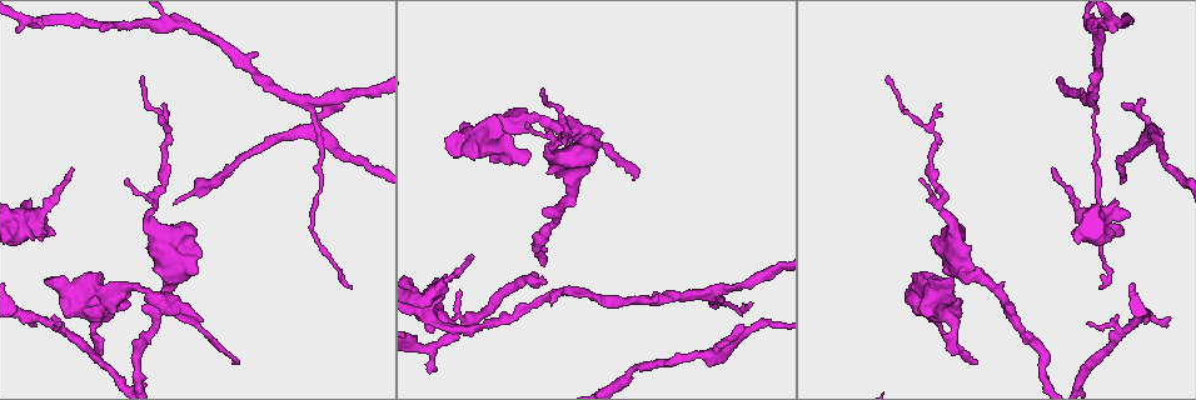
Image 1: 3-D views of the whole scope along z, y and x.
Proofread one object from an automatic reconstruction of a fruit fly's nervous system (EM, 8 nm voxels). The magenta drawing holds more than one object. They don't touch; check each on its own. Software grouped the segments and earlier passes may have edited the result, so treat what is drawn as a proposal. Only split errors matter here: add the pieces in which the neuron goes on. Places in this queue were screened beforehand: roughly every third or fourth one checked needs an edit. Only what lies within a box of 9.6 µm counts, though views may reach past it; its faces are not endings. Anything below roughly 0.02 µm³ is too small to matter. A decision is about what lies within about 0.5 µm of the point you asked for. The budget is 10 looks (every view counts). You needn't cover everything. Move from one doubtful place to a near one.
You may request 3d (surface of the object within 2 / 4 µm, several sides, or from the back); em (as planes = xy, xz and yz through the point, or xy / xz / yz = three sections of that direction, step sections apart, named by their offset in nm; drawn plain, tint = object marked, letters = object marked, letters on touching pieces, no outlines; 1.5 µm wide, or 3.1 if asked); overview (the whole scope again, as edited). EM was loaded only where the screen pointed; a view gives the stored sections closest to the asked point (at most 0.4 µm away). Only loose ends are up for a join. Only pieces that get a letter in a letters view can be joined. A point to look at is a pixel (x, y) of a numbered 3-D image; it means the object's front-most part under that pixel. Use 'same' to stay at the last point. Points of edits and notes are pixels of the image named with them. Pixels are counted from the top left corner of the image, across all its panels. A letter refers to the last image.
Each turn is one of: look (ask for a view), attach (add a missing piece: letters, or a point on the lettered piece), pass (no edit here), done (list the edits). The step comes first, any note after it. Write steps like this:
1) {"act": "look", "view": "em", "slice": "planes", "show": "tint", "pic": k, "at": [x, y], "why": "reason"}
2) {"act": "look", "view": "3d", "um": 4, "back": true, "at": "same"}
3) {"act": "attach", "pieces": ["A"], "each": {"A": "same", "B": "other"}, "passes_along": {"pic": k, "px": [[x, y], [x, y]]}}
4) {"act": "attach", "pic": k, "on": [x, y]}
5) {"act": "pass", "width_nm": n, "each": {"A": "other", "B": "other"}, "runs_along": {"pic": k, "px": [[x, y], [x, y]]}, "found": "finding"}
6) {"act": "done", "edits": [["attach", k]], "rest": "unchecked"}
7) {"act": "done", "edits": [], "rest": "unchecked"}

{"act": "look", "view": "3d", "um": 2, "pic": 1, "at": [1170, 319], "why": "branch stops here"}

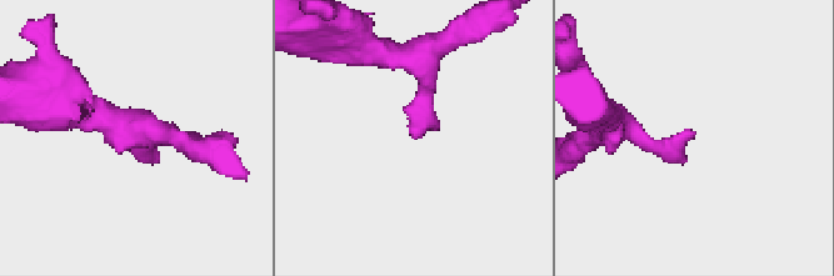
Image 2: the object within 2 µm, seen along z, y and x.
{"act": "look", "view": "em", "slice": "planes", "show": "letters", "pic": 2, "at": [694, 135]}

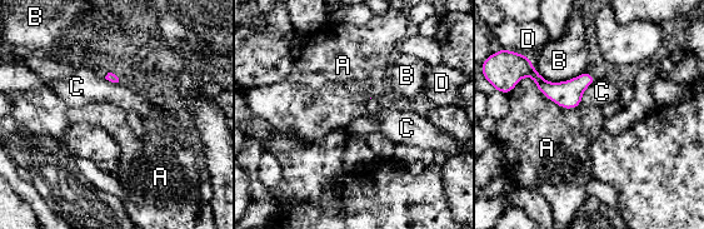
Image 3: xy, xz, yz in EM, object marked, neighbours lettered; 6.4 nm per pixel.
{"act": "pass", "longest_contact_nm": ["A", 480], "each": {"A": "other", "B": "other", "C": "other", "D": "other"}, "found": "none of them fits"}

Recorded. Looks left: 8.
{"act": "look", "view": "3d", "um": 4, "pic": 1, "at": [54, 233]}

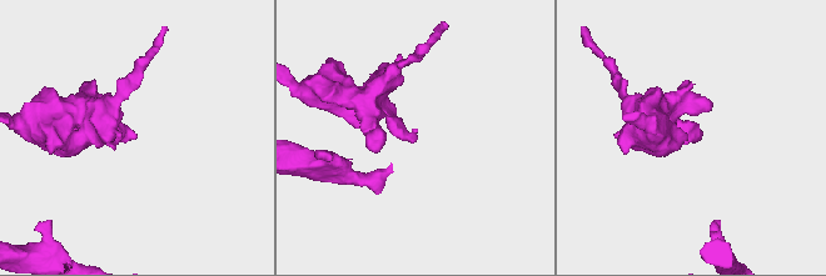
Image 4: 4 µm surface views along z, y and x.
{"act": "look", "view": "em", "slice": "planes", "show": "tint", "pic": 4, "at": [699, 136], "why": "need the tissue"}

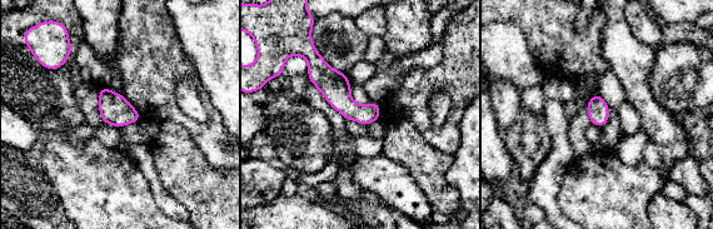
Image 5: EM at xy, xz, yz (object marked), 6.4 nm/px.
{"act": "look", "view": "em", "slice": "planes", "show": "letters", "at": "same"}

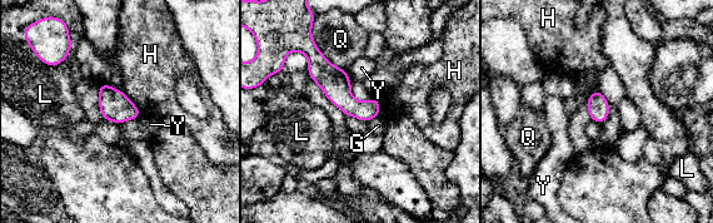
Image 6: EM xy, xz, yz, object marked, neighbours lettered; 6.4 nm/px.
{"act": "pass", "width_nm": 140, "longest_contact_nm": ["Q", 300], "each": {"G": "other", "H": "other", "L": "other", "Q": "other", "Y": "other"}, "found": "none of them fits"}

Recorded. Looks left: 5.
{"act": "look", "view": "3d", "um": 4, "pic": 1, "at": [977, 364], "why": "an open end"}

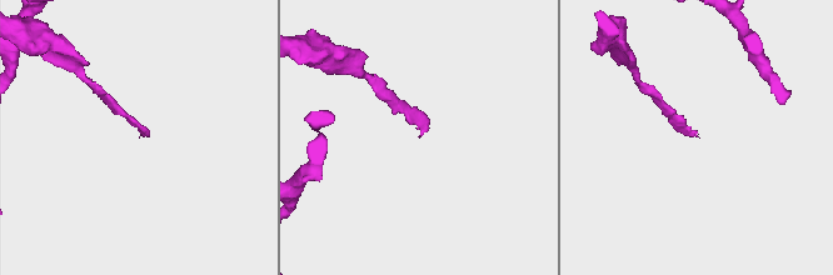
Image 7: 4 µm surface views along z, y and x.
{"act": "look", "view": "em", "slice": "xy", "step": 4, "show": "letters", "pic": 7, "at": [141, 134], "why": "shape alone is not enough"}

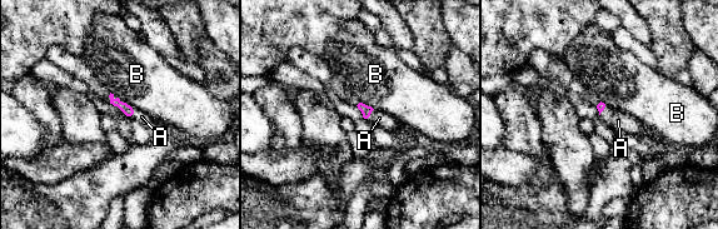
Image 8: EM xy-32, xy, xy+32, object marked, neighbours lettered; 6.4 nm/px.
{"act": "look", "view": "em", "slice": "planes", "show": "letters", "at": "same", "why": "cut it another way"}

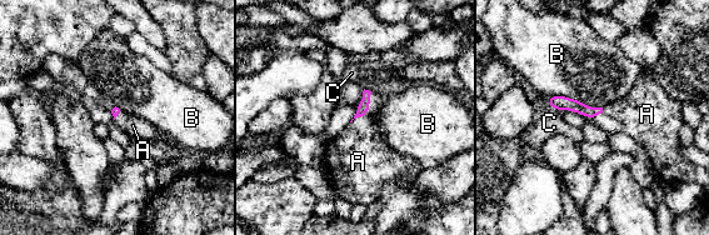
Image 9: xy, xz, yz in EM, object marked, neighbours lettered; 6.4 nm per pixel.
{"act": "attach", "pieces": ["A"], "each": {"A": "same", "B": "other", "C": "other"}, "passes_along": {"pic": 9, "px": [[364, 105], [368, 111], [360, 149]]}, "found": "it goes on there"}

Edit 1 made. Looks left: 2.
{"act": "look", "view": "em", "slice": "planes", "show": "letters", "pic": 1, "at": [657, 297], "why": "an open end"}

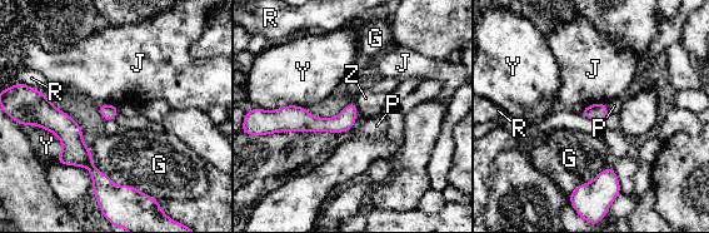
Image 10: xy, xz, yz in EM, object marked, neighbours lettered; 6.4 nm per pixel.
{"act": "pass", "each": {"G": "other", "J": "other", "P": "other", "R": "other", "Y": "other", "Z": "other"}, "border": {"pic": 10, "px": [[354, 103], [358, 109]]}, "found": "no lettered piece goes on from it"}

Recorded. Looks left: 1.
{"act": "done", "edits": [["attach", 9]], "rest": "unchecked"}

